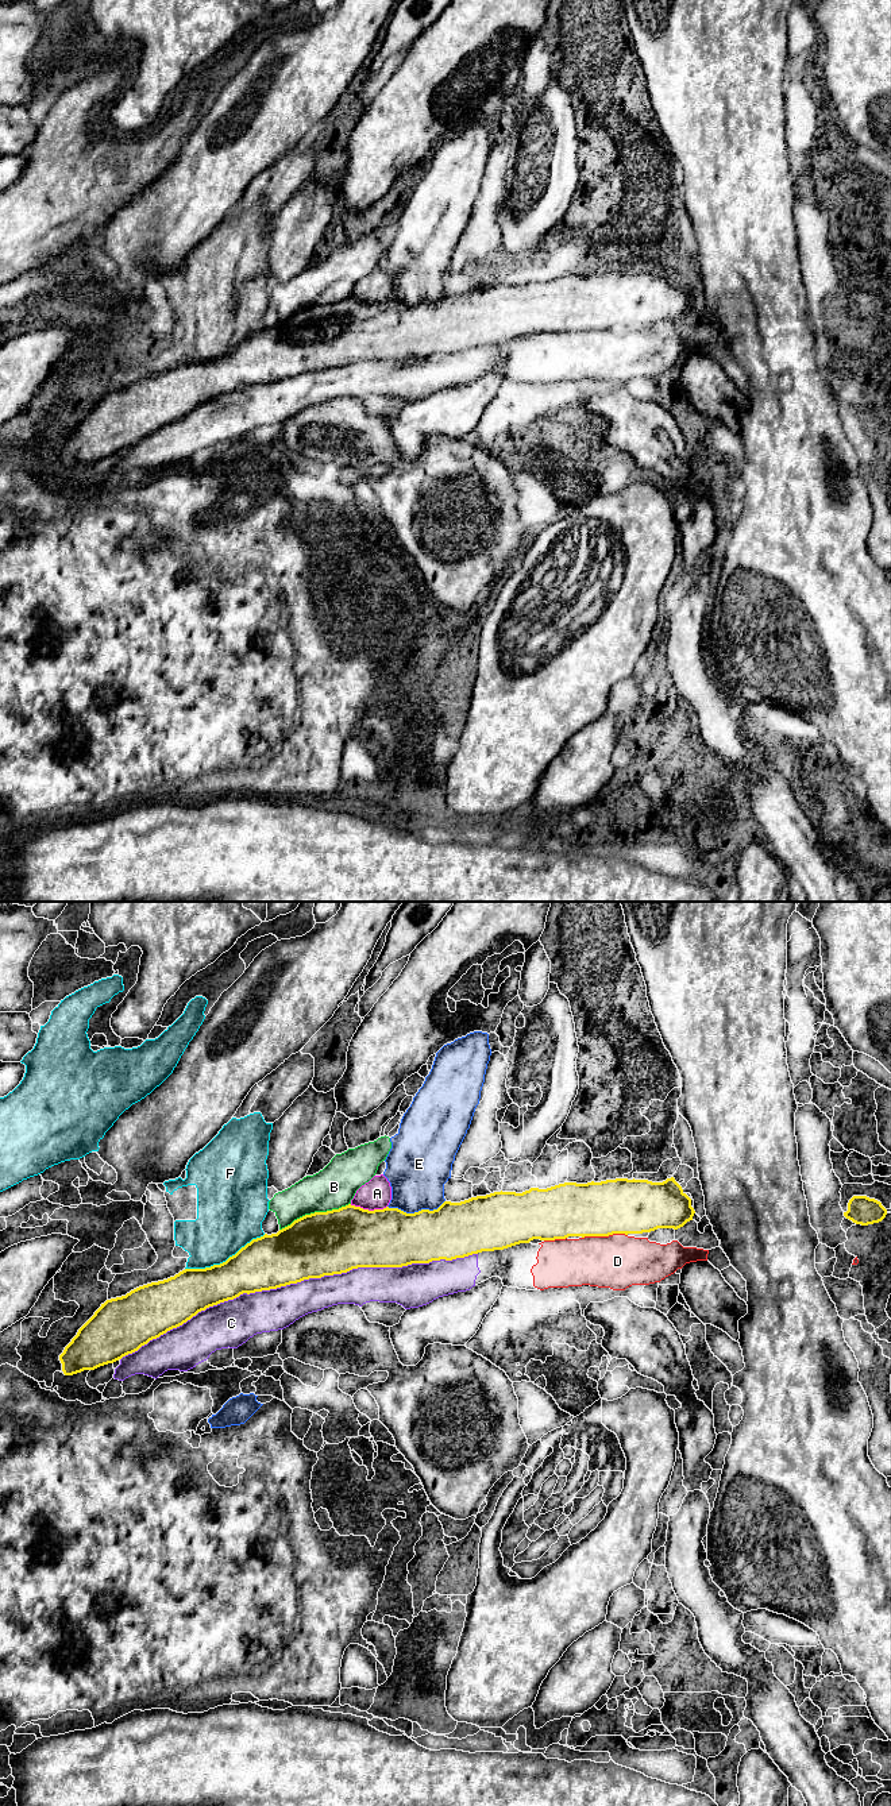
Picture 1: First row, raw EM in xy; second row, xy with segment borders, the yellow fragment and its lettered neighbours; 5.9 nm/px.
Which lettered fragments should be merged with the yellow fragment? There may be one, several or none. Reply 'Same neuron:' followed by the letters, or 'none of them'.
Same neuron: C, D

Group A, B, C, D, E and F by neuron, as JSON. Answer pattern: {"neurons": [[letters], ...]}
{"neurons": [["A", "B"], ["C", "D"], ["E"], ["F"]]}

